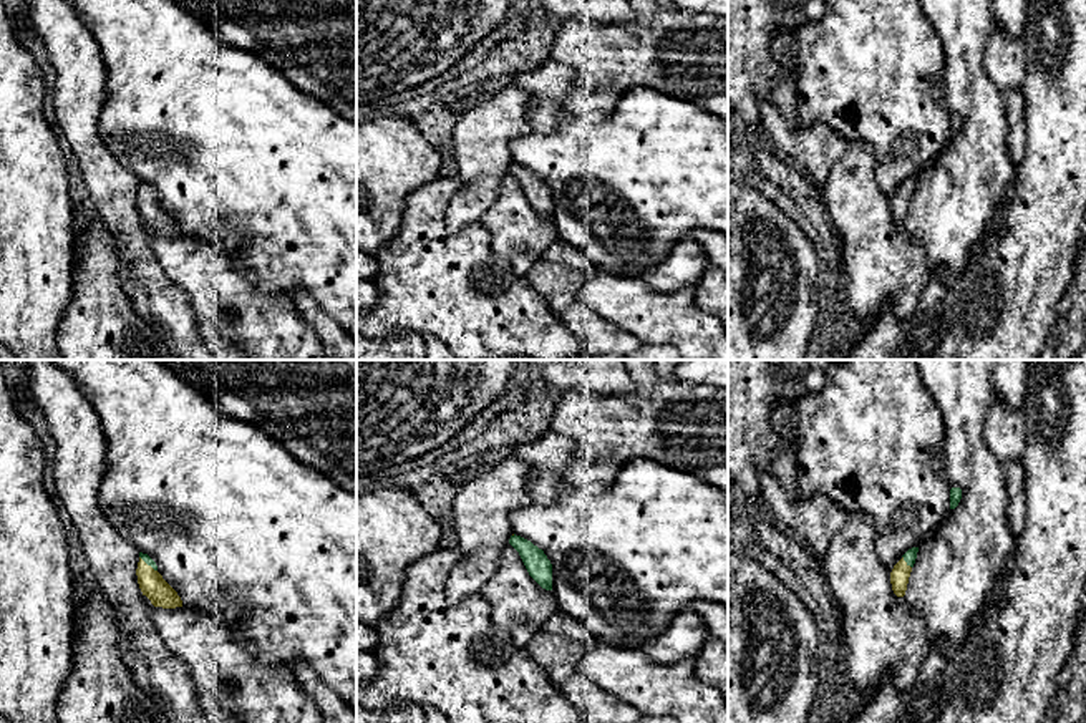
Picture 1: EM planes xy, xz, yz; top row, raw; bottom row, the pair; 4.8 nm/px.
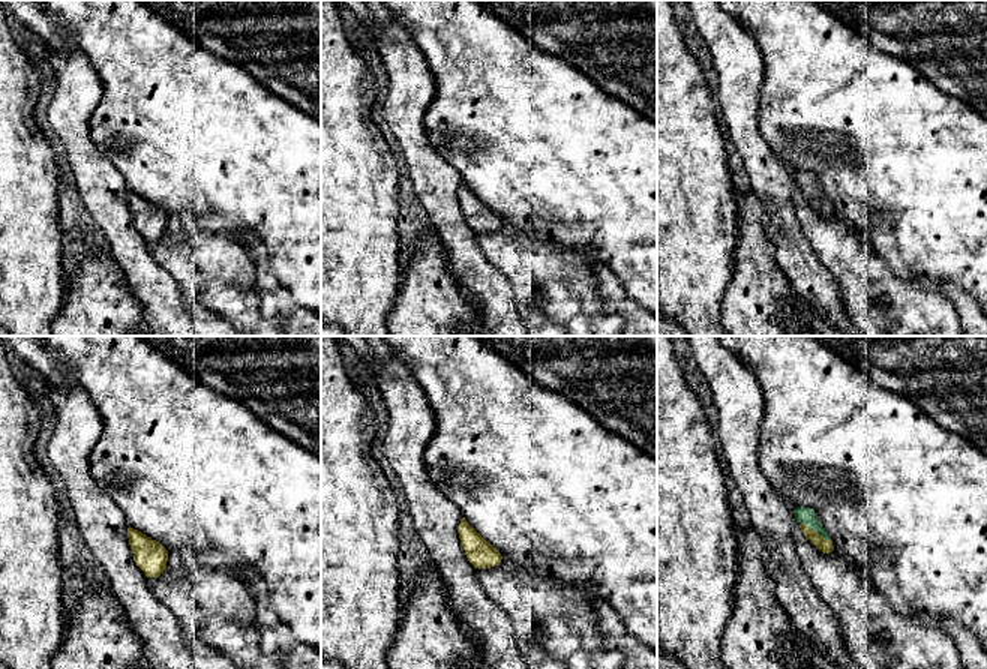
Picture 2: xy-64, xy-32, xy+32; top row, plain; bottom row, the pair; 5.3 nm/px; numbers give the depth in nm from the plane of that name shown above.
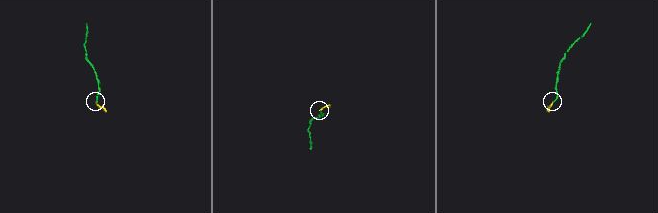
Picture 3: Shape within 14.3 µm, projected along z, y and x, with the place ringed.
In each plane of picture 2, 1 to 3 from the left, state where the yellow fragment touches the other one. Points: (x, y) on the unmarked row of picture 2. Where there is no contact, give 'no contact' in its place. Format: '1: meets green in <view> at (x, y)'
1: no contact
2: no contact
3: meets green in xy+32 at (815, 192)

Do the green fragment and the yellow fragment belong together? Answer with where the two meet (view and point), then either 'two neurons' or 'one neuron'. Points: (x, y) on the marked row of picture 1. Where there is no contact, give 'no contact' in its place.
yz (906, 561) | one neuron

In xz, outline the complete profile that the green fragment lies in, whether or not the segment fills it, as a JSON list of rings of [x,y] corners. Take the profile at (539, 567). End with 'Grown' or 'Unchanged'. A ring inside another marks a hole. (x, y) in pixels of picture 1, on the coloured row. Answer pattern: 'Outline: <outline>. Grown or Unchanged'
Outline: [[[511,536],[509,544],[519,552],[529,575],[545,590],[552,590],[552,564],[542,549],[521,536]]]. Unchanged

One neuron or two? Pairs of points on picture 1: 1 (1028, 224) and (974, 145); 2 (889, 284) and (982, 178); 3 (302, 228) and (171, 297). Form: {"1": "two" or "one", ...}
{"1": "two", "2": "two", "3": "two"}

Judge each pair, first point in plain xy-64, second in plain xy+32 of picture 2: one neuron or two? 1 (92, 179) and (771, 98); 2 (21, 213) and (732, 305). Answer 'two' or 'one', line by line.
1: two
2: two

